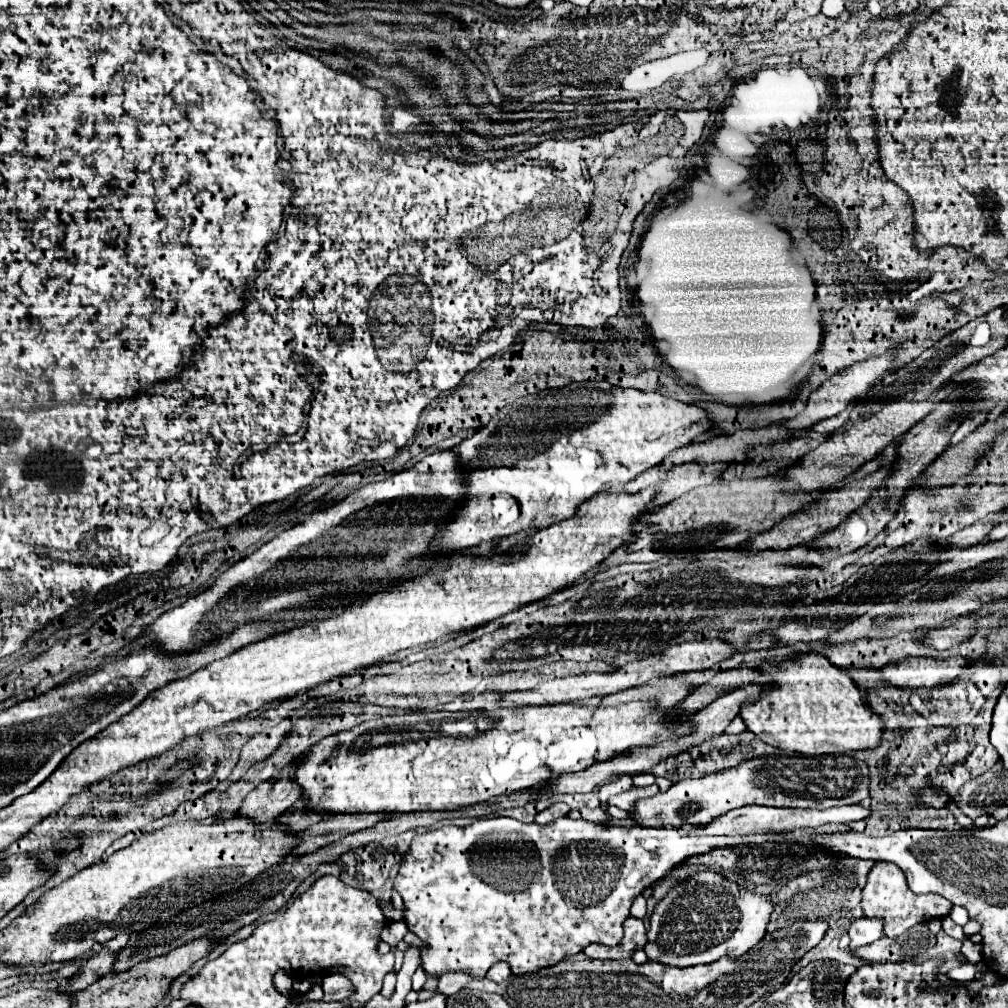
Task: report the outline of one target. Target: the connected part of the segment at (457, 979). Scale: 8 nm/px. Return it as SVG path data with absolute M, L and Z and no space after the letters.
M443 974L439 976L439 984L437 990L451 996L455 992L459 992L461 988L465 988L469 982L473 982L475 978L471 974Z

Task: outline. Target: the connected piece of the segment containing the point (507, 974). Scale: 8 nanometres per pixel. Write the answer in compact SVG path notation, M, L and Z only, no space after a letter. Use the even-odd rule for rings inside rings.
M497 962L495 966L489 968L489 972L483 978L493 980L493 982L507 982L511 978L511 968L505 962Z

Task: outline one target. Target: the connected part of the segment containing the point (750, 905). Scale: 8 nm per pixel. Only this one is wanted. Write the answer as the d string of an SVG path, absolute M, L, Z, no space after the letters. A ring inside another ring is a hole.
M699 872L691 876L691 882L673 888L657 904L651 916L651 928L647 932L649 942L645 944L643 950L651 962L661 962L665 966L677 966L677 968L709 964L721 956L743 956L765 936L771 912L773 912L773 902L767 896L751 894L739 888L737 884L727 882L717 872Z

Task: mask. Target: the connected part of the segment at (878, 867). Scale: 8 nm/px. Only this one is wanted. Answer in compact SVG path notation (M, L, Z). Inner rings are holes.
M875 862L867 876L867 884L861 890L861 908L865 918L883 920L883 932L889 938L897 938L911 926L919 922L927 922L929 918L943 918L951 912L951 902L939 894L913 894L907 890L907 882L903 882L903 872L891 862Z

